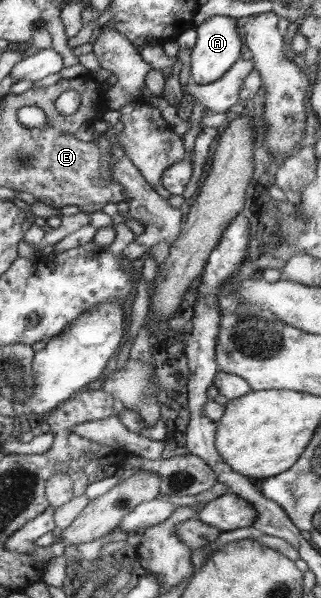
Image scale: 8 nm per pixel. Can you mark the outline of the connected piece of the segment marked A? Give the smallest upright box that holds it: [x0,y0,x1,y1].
[191,16,241,85]

